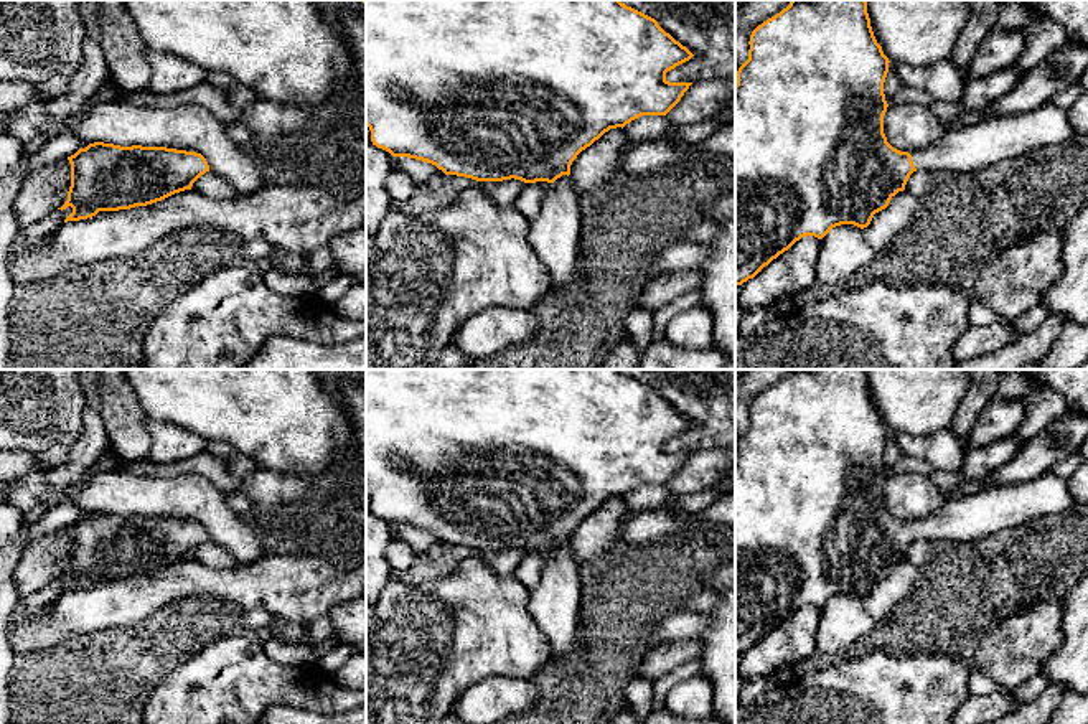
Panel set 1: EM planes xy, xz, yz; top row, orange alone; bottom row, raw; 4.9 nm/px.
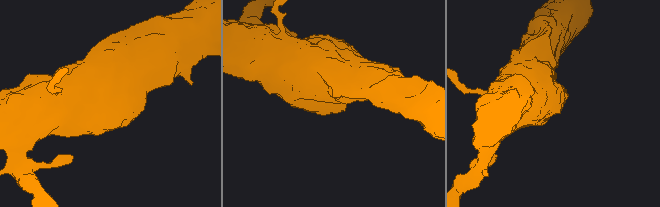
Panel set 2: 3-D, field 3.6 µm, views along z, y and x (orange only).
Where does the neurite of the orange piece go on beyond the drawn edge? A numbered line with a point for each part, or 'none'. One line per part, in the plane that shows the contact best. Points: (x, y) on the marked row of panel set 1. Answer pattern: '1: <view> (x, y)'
1: xz (554, 233)

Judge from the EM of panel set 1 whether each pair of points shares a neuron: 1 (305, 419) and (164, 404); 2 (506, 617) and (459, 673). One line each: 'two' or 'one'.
1: one
2: one

